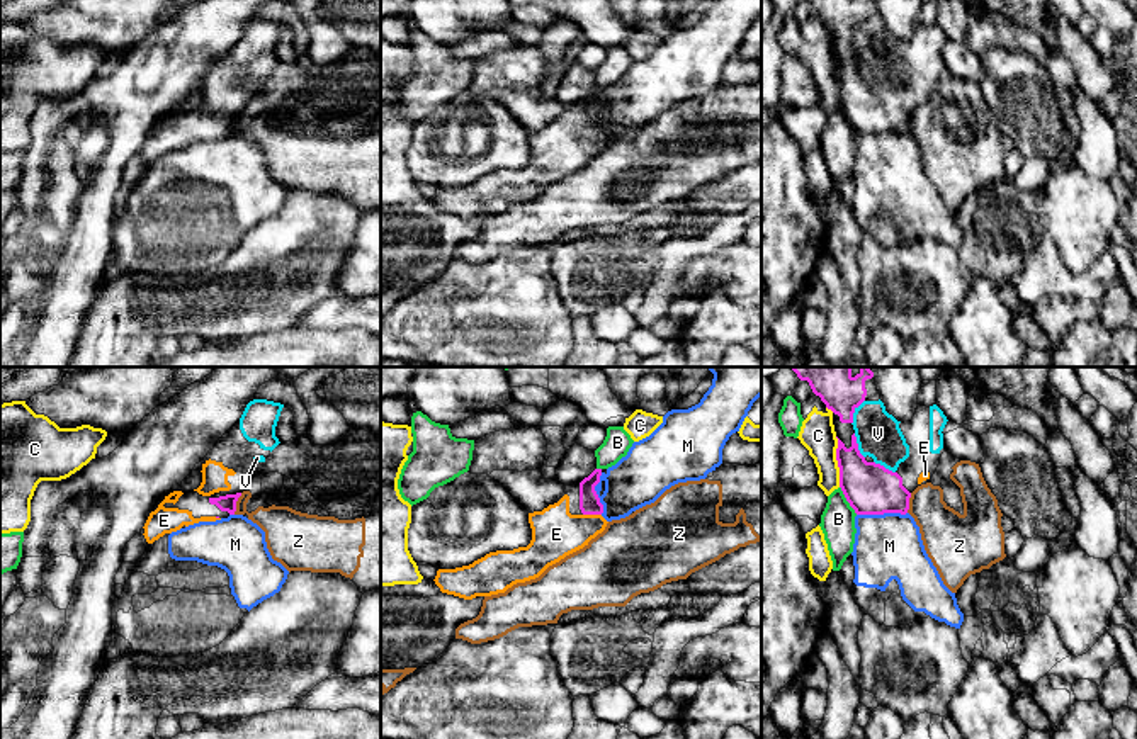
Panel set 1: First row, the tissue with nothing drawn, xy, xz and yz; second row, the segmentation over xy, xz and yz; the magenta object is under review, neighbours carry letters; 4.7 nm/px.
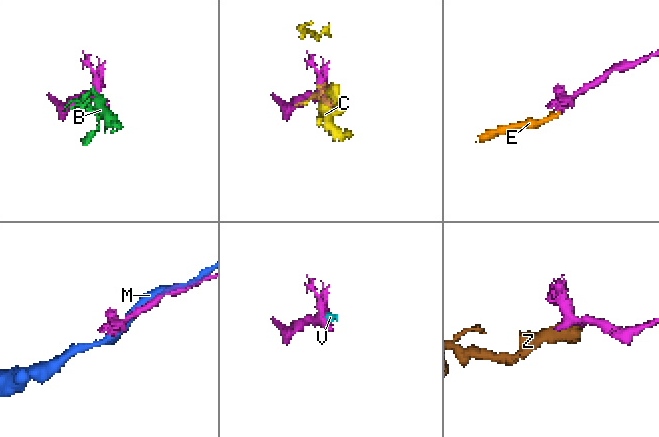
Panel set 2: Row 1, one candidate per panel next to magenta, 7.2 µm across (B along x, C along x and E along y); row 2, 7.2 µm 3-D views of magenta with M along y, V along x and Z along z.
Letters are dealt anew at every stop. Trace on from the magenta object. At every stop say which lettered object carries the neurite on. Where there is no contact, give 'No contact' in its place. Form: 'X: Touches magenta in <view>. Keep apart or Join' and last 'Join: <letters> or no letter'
B: Touches magenta in yz. Keep apart
C: Touches magenta in yz. Keep apart
E: Touches magenta in xz. Join
M: Touches magenta in yz. Keep apart
V: Touches magenta in yz. Join
Z: Touches magenta in xy. Keep apart
Join: E, V

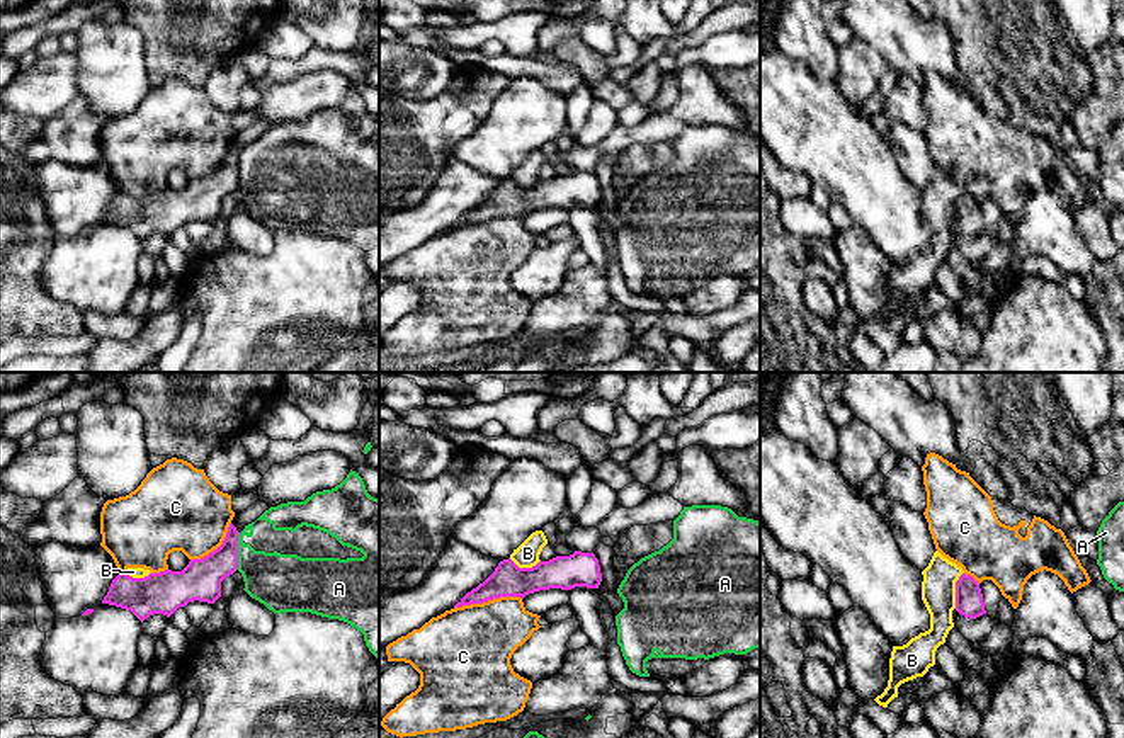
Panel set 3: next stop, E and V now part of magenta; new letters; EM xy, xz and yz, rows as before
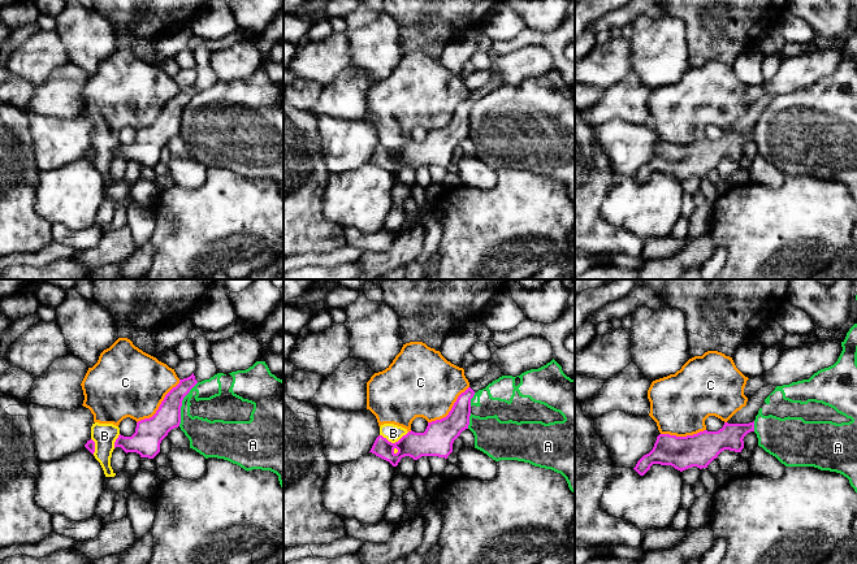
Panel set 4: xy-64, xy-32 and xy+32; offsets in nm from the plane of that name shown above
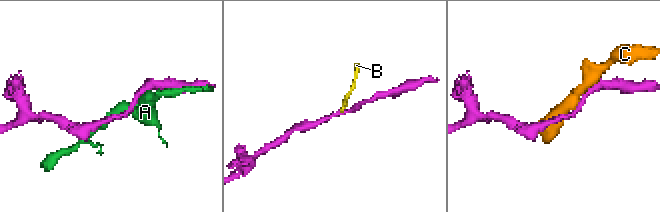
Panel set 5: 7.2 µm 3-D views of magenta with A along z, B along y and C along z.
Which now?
A: Touches magenta in xy. Keep apart
B: Touches magenta in yz. Keep apart
C: Touches magenta in xz. Keep apart
Join: no letter

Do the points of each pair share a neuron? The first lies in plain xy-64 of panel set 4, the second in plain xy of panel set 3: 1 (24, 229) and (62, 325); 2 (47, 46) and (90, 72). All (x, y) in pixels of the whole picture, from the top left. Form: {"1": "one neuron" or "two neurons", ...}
{"1": "one neuron", "2": "two neurons"}

